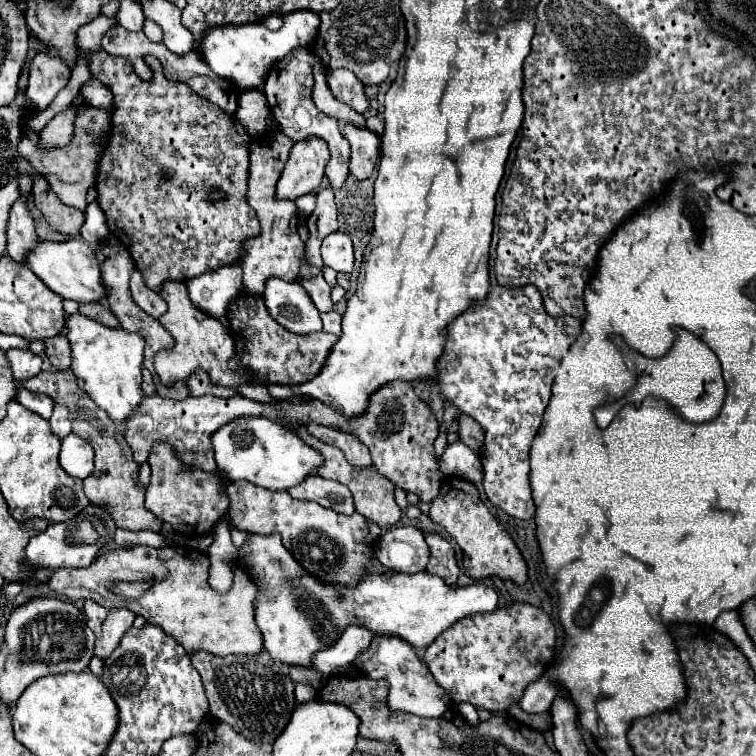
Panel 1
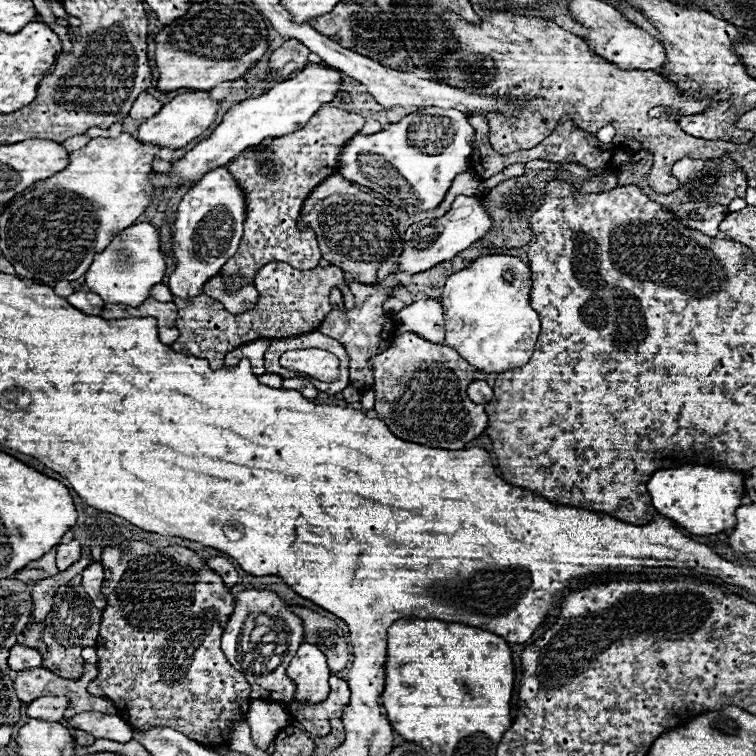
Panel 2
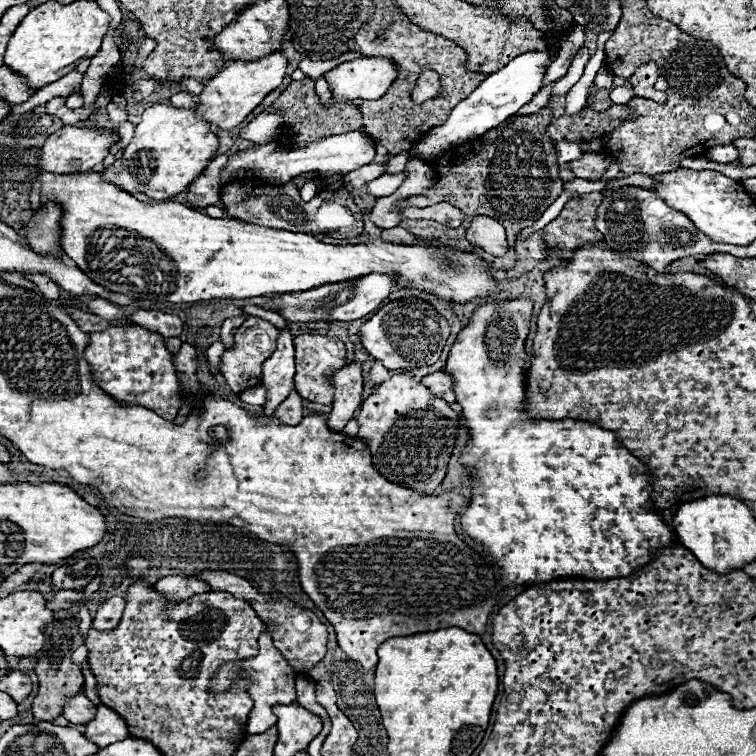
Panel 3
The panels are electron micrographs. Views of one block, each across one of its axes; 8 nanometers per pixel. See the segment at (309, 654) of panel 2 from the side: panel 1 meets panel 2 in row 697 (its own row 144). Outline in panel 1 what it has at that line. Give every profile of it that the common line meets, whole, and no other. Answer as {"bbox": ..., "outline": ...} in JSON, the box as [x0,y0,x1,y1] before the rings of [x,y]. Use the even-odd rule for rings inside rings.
{"bbox":[276,136,328,200],"outline":[[[310,136],[302,142],[296,142],[278,180],[276,198],[296,200],[298,196],[318,190],[328,158],[328,144],[322,138]]]}

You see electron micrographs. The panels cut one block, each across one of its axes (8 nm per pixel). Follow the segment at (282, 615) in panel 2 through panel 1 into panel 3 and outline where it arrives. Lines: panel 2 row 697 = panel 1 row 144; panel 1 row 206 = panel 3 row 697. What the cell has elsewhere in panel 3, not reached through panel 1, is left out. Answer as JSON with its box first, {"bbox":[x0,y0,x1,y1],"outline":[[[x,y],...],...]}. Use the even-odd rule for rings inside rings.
{"bbox":[240,630,296,734],"outline":[[[268,630],[264,634],[260,634],[258,644],[260,644],[258,656],[240,662],[240,666],[254,680],[252,686],[248,688],[248,694],[254,698],[254,708],[252,708],[248,715],[246,723],[248,734],[262,734],[262,732],[266,732],[268,728],[272,728],[276,724],[276,716],[272,714],[272,706],[276,706],[276,704],[288,704],[288,702],[296,700],[296,684],[294,684],[296,672],[292,670],[292,666],[288,666],[286,658],[280,654],[280,650],[276,650],[276,646],[272,644],[272,638],[270,638]]]}

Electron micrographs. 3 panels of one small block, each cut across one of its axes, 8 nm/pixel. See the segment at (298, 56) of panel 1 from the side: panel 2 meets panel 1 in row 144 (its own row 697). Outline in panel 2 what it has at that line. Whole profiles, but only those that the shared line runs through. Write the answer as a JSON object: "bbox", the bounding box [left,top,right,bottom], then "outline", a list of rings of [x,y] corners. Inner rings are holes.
{"bbox":[288,676,350,736],"outline":[[[330,676],[330,696],[322,704],[288,704],[294,724],[302,726],[306,732],[314,736],[330,734],[330,720],[340,718],[344,706],[350,702],[350,688],[346,680]]]}

